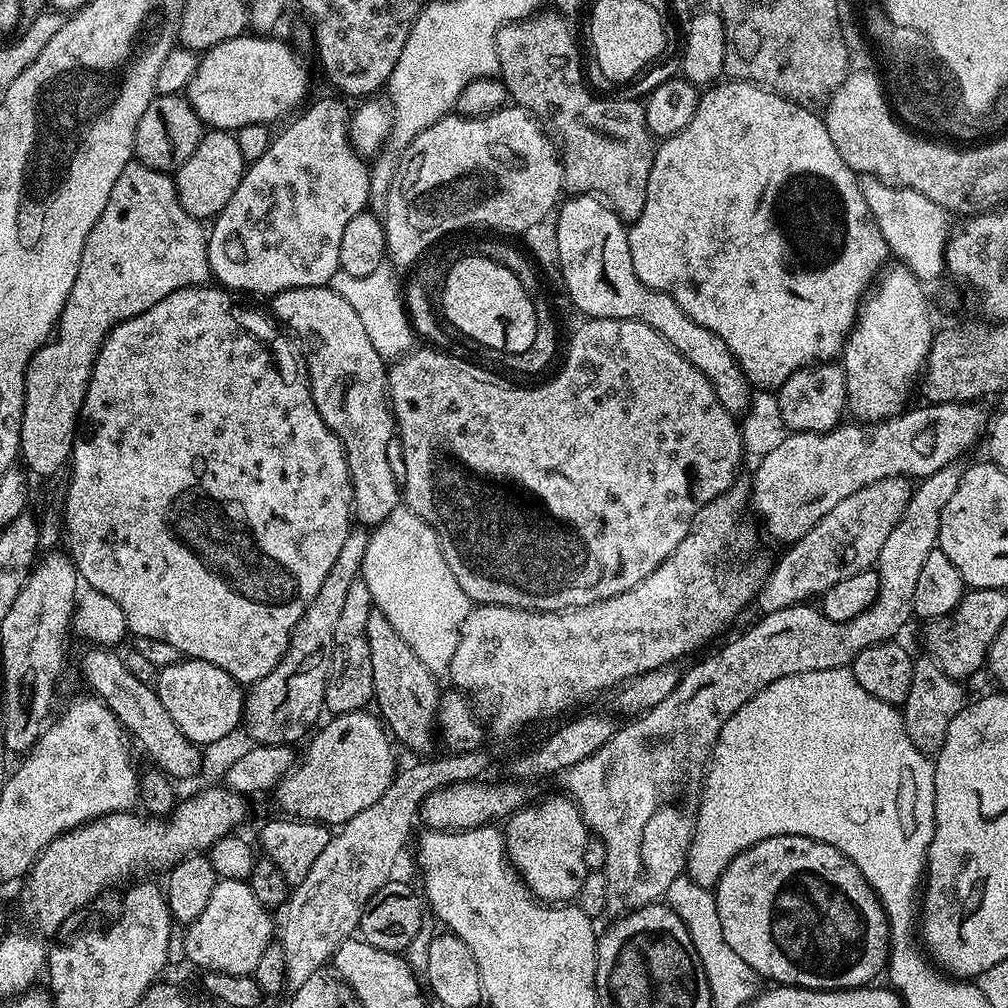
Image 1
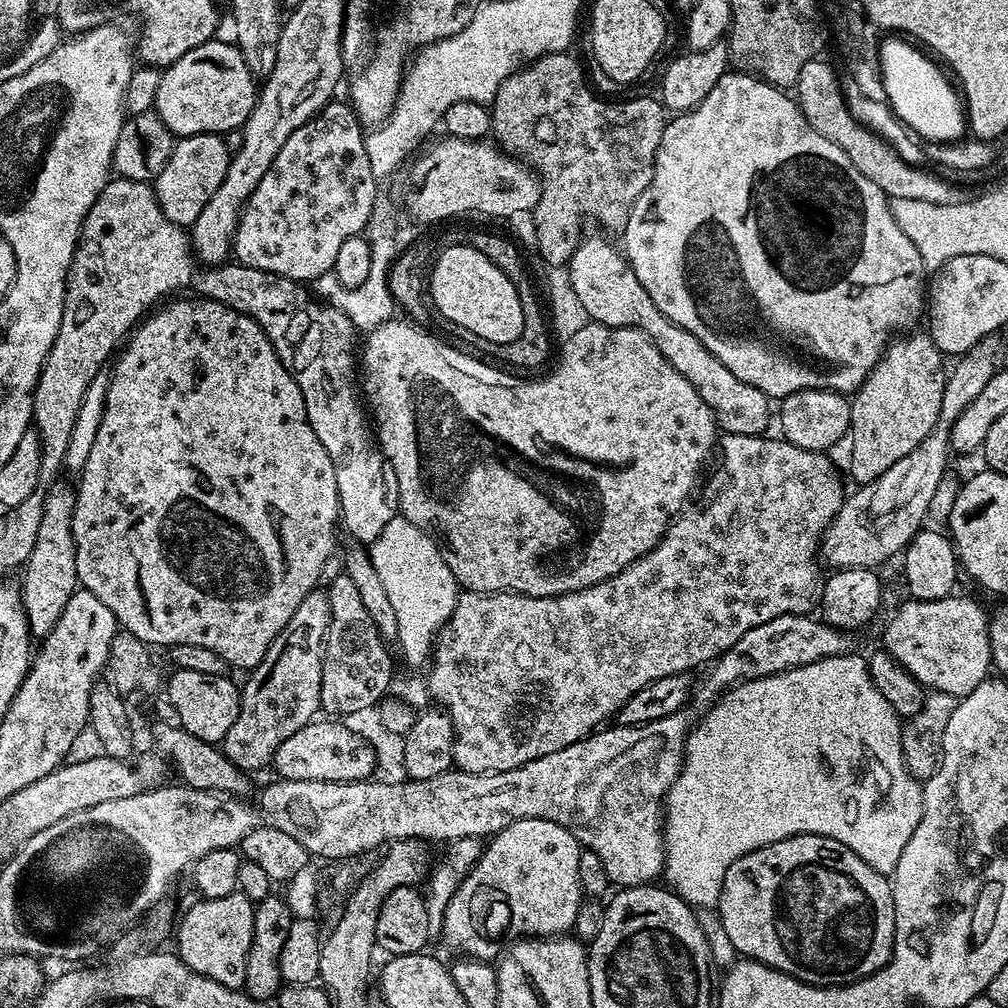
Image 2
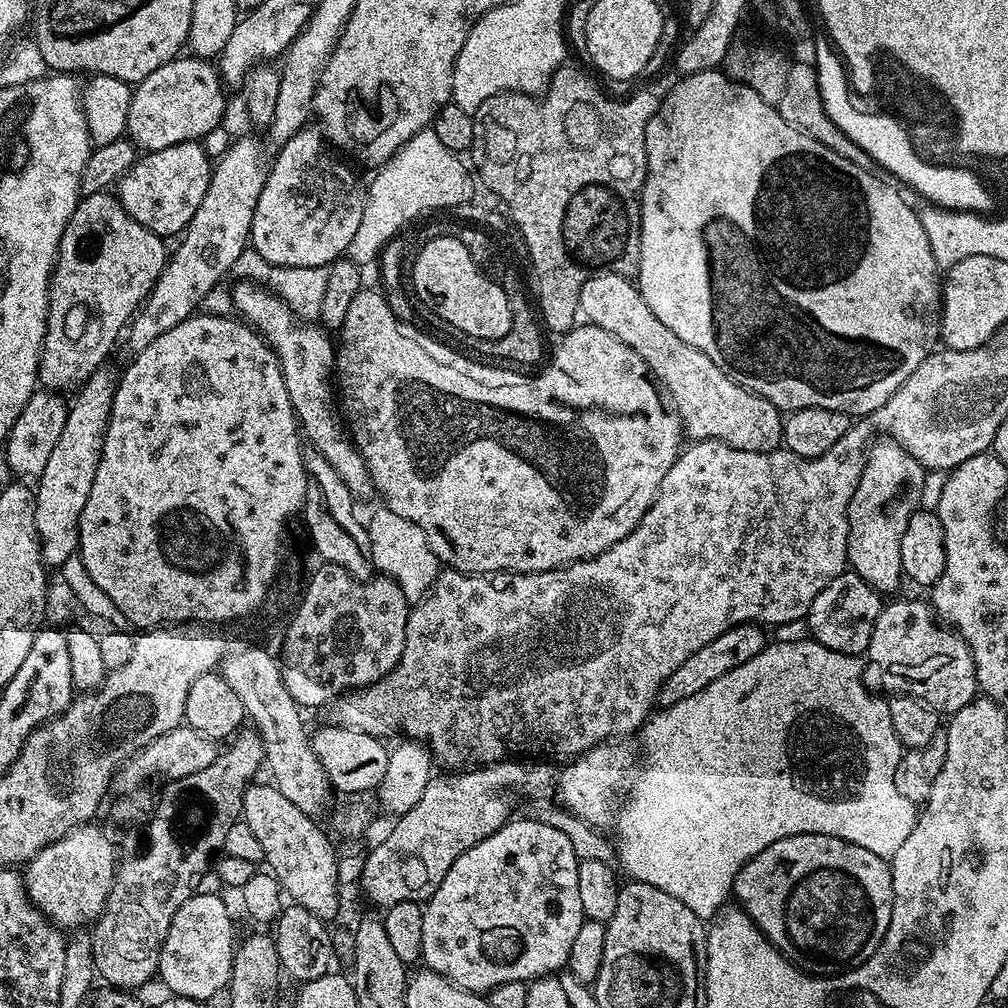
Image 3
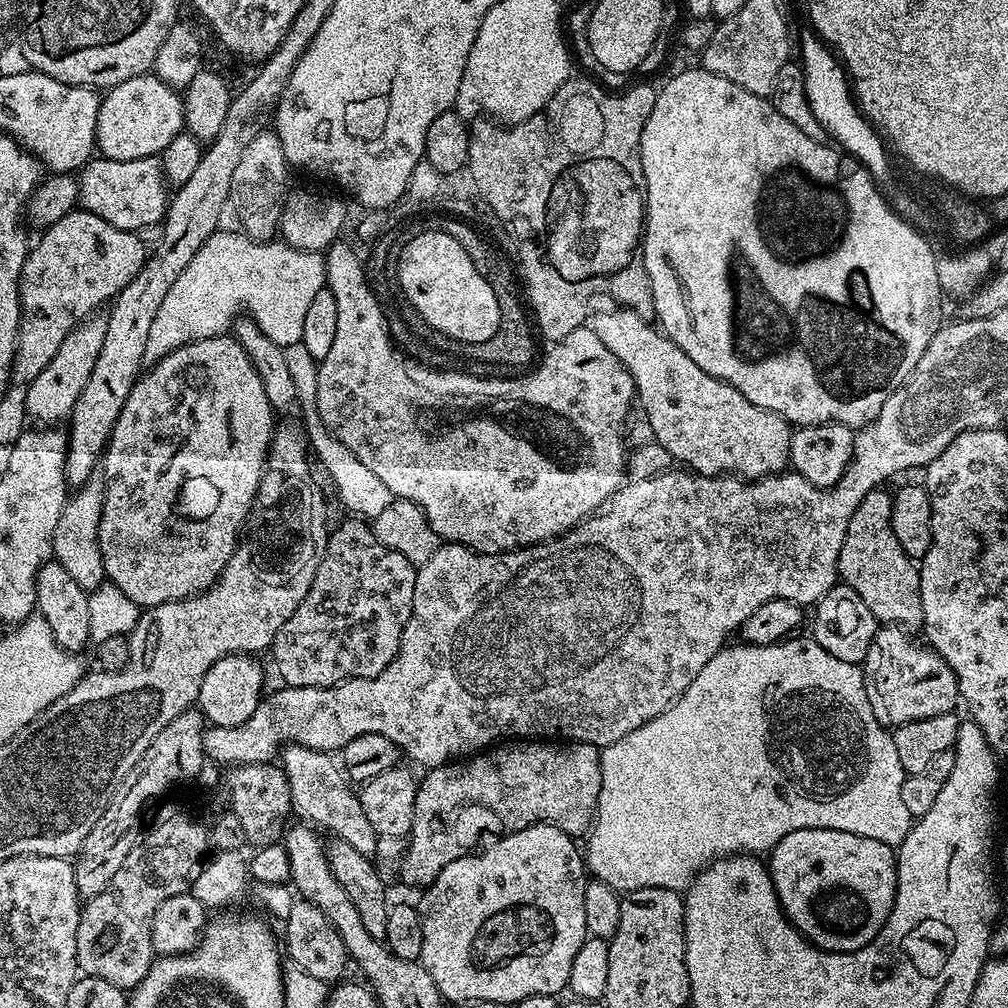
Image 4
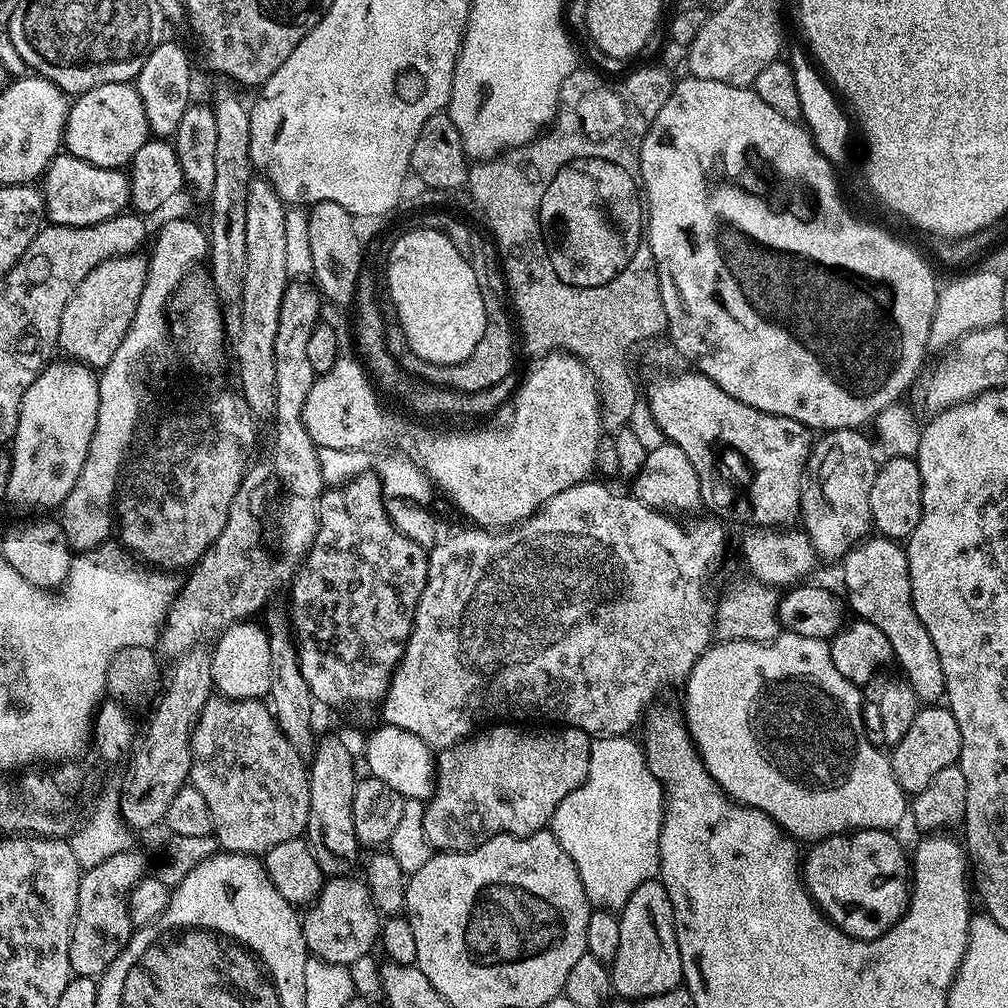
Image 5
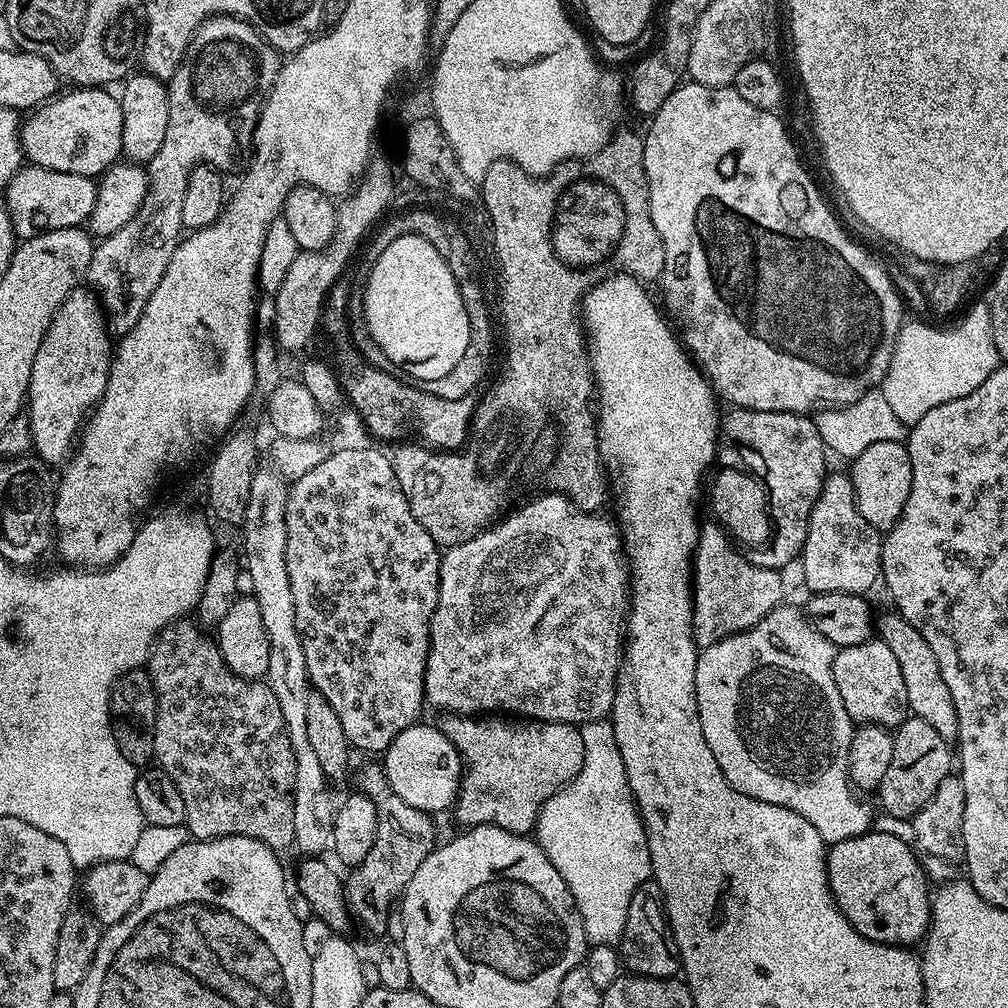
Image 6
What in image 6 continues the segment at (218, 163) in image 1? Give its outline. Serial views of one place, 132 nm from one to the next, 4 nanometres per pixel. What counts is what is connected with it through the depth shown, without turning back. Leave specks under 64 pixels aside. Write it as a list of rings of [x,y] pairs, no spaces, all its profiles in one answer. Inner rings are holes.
[[[28,164],[14,174],[14,178],[3,189],[2,202],[8,207],[12,229],[21,241],[31,240],[40,232],[62,232],[66,228],[81,227],[87,221],[90,210],[94,210],[97,181],[82,174],[66,174],[62,170],[50,170],[37,164]]]

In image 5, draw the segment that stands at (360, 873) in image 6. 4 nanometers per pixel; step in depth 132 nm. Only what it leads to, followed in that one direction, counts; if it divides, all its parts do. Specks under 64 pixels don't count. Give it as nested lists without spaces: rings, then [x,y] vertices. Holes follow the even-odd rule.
[[[355,875],[333,876],[325,879],[319,896],[303,913],[302,927],[309,953],[325,964],[350,965],[369,955],[380,940],[382,916],[371,898],[371,890]]]

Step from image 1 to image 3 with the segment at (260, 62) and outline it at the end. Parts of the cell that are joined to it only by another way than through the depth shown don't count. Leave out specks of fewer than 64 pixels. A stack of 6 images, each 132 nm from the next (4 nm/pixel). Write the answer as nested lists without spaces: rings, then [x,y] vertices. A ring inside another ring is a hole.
[[[177,58],[158,66],[154,74],[150,74],[132,88],[126,132],[137,149],[145,153],[166,150],[166,146],[174,146],[187,140],[199,141],[210,130],[221,127],[226,88],[220,79],[217,65],[204,58],[184,59]]]

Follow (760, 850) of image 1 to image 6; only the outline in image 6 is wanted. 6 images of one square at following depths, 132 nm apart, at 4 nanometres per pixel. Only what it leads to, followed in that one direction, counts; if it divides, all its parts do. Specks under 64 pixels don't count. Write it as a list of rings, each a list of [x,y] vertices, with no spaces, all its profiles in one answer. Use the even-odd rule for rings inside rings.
[[[869,830],[831,845],[826,859],[828,888],[855,935],[893,946],[916,946],[927,937],[928,925],[932,923],[928,876],[911,843]]]

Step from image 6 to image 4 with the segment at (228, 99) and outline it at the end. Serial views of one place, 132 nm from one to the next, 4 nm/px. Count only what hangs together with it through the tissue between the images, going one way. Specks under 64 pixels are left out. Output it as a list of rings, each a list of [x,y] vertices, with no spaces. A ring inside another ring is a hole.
[[[93,314],[87,320],[81,320],[70,330],[70,334],[62,338],[62,346],[58,346],[54,358],[48,360],[48,365],[42,370],[42,374],[38,374],[38,378],[34,378],[28,384],[24,411],[31,419],[33,416],[37,420],[35,422],[37,425],[56,426],[61,423],[59,420],[67,421],[71,417],[74,402],[78,402],[78,394],[82,394],[82,386],[86,386],[87,380],[90,379],[90,370],[94,370],[94,362],[98,362],[98,354],[102,351],[102,341],[106,338],[107,325],[107,319],[100,314]]]

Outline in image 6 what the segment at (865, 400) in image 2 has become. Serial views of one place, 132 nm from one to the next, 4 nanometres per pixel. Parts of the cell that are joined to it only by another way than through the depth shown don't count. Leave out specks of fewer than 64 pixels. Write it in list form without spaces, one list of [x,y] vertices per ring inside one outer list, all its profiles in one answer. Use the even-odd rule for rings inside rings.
[[[895,610],[884,612],[881,616],[879,613],[878,636],[886,642],[886,646],[890,646],[894,659],[902,670],[909,713],[930,722],[930,726],[934,726],[934,730],[938,730],[944,740],[955,741],[958,734],[958,714],[954,710],[954,698],[950,698],[950,689],[946,687],[946,682],[942,682],[938,658],[934,658],[934,650],[930,650],[926,638],[922,638],[922,634],[918,634],[918,630],[914,630],[914,626],[910,626],[910,622]]]

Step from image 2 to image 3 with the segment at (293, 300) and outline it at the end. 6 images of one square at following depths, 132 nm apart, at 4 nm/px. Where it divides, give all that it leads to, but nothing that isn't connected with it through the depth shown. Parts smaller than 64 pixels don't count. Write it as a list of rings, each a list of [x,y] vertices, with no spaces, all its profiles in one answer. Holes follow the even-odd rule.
[[[241,279],[239,283],[230,288],[233,309],[237,313],[241,312],[239,315],[264,337],[269,348],[275,352],[286,390],[290,394],[292,409],[296,412],[299,427],[307,441],[309,438],[311,447],[325,456],[356,498],[373,495],[370,470],[342,423],[338,392],[334,387],[336,348],[333,337],[331,340],[328,337],[331,335],[319,323],[305,322],[293,314],[288,303],[264,285],[246,279]]]

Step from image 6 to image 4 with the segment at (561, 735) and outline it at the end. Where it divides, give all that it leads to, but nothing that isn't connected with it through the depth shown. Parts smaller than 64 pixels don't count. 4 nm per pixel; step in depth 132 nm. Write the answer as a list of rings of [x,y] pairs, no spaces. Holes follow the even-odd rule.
[[[575,742],[513,744],[516,744],[513,748],[493,746],[479,754],[427,769],[423,773],[424,777],[419,777],[412,831],[406,837],[406,847],[398,863],[398,871],[406,883],[423,885],[438,878],[447,864],[469,855],[487,832],[489,837],[499,838],[510,832],[526,830],[535,824],[549,824],[558,826],[558,830],[567,836],[580,838],[591,829],[592,821],[598,815],[598,794],[602,786],[601,749],[592,744]]]

